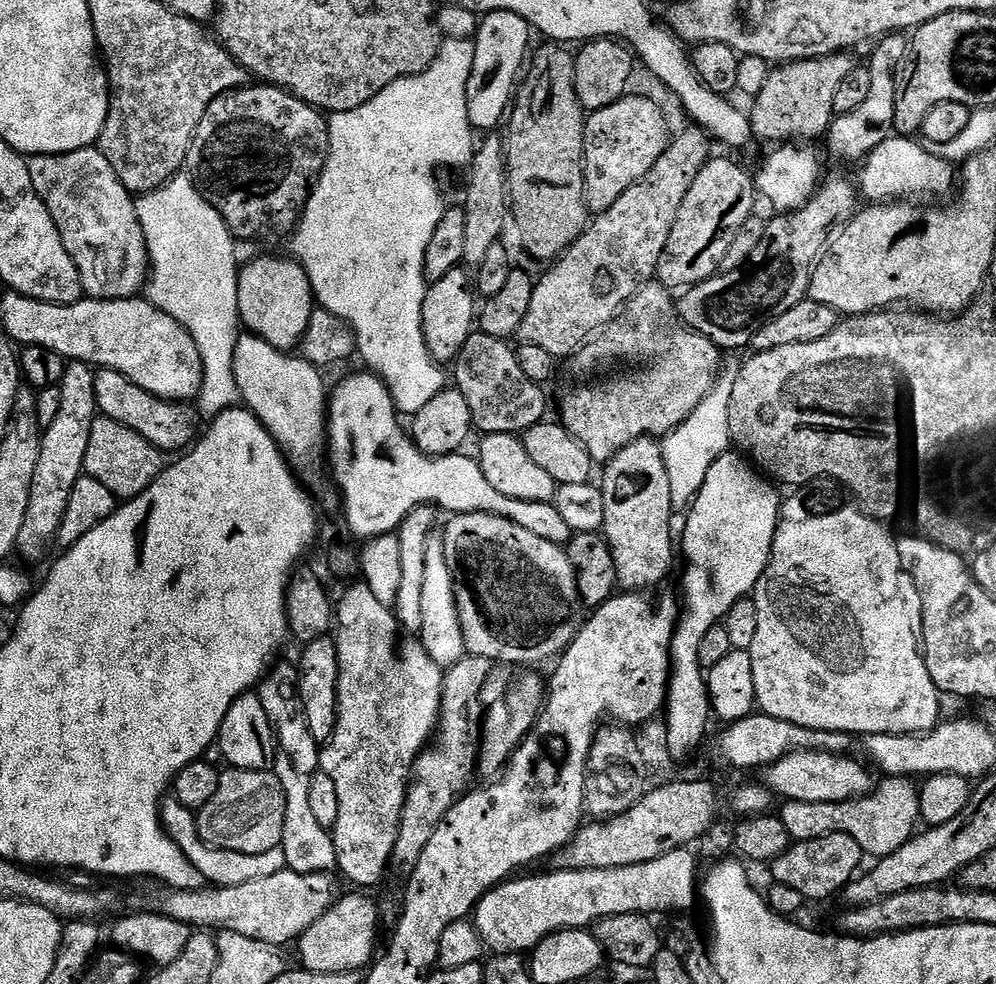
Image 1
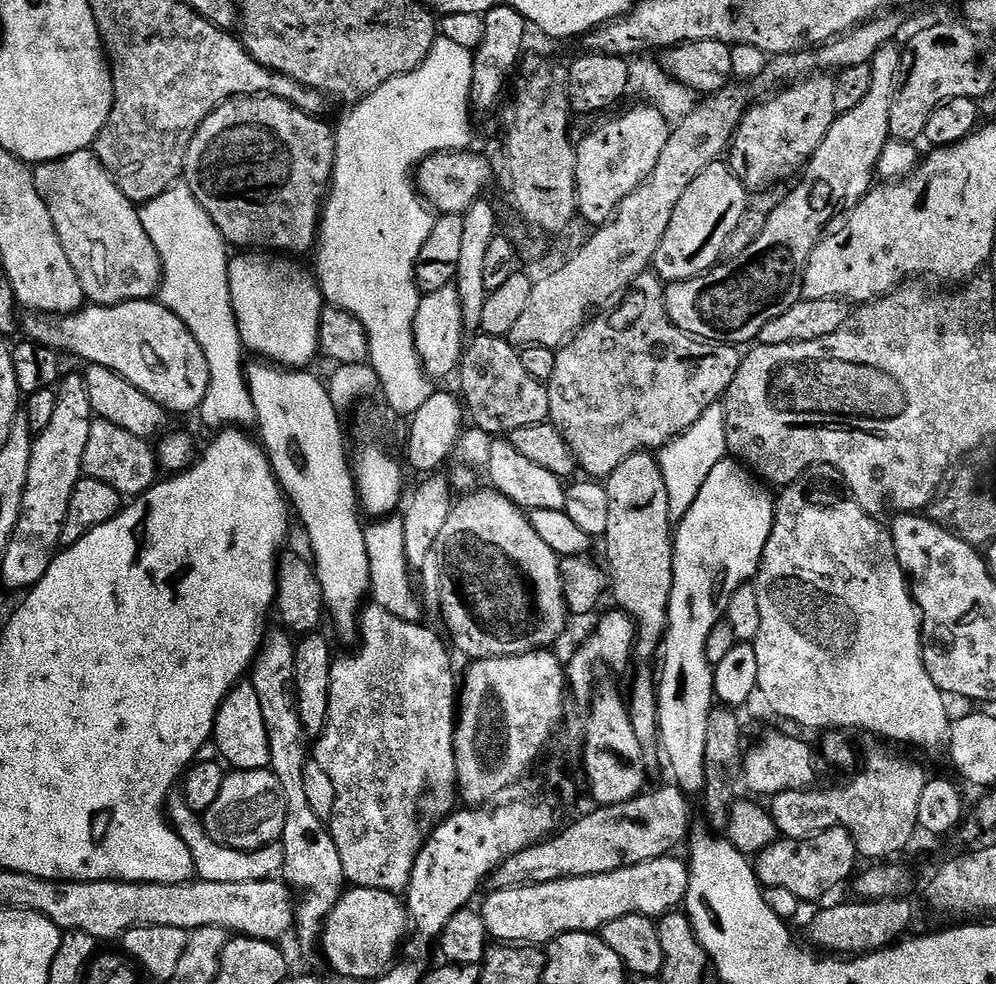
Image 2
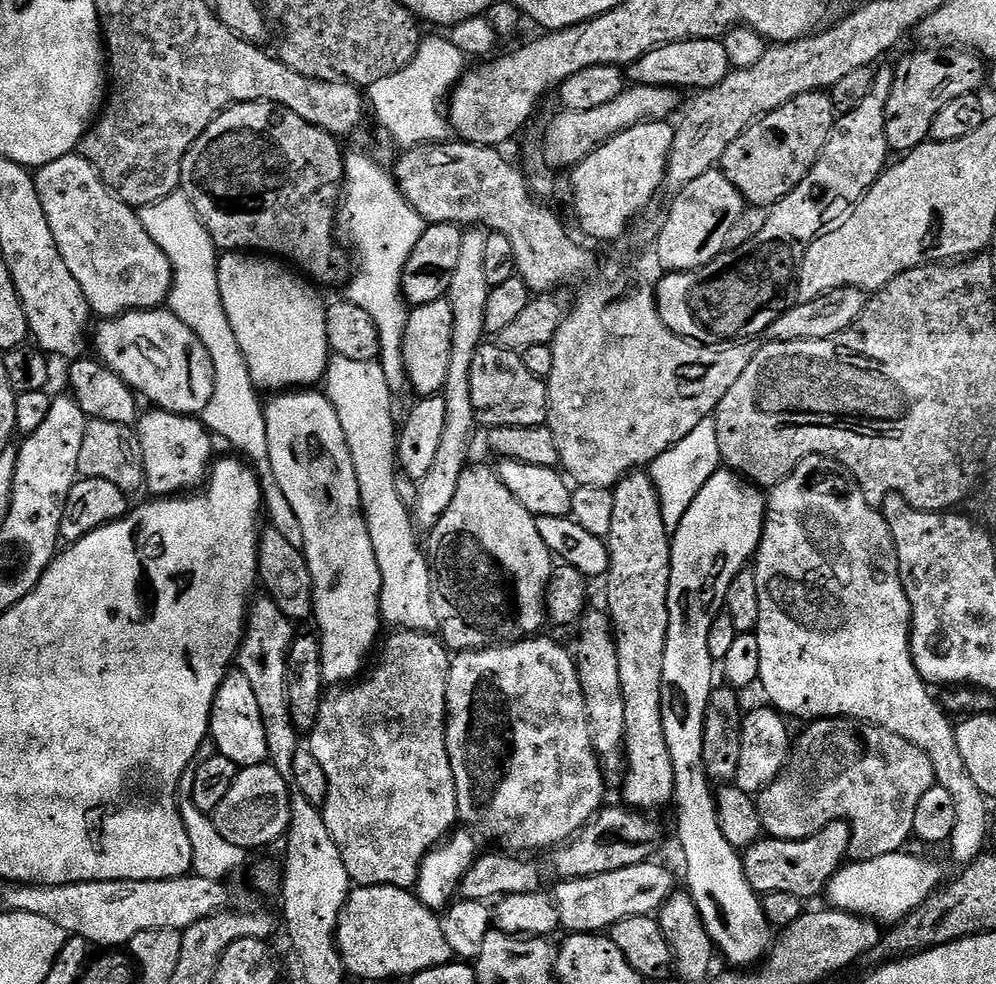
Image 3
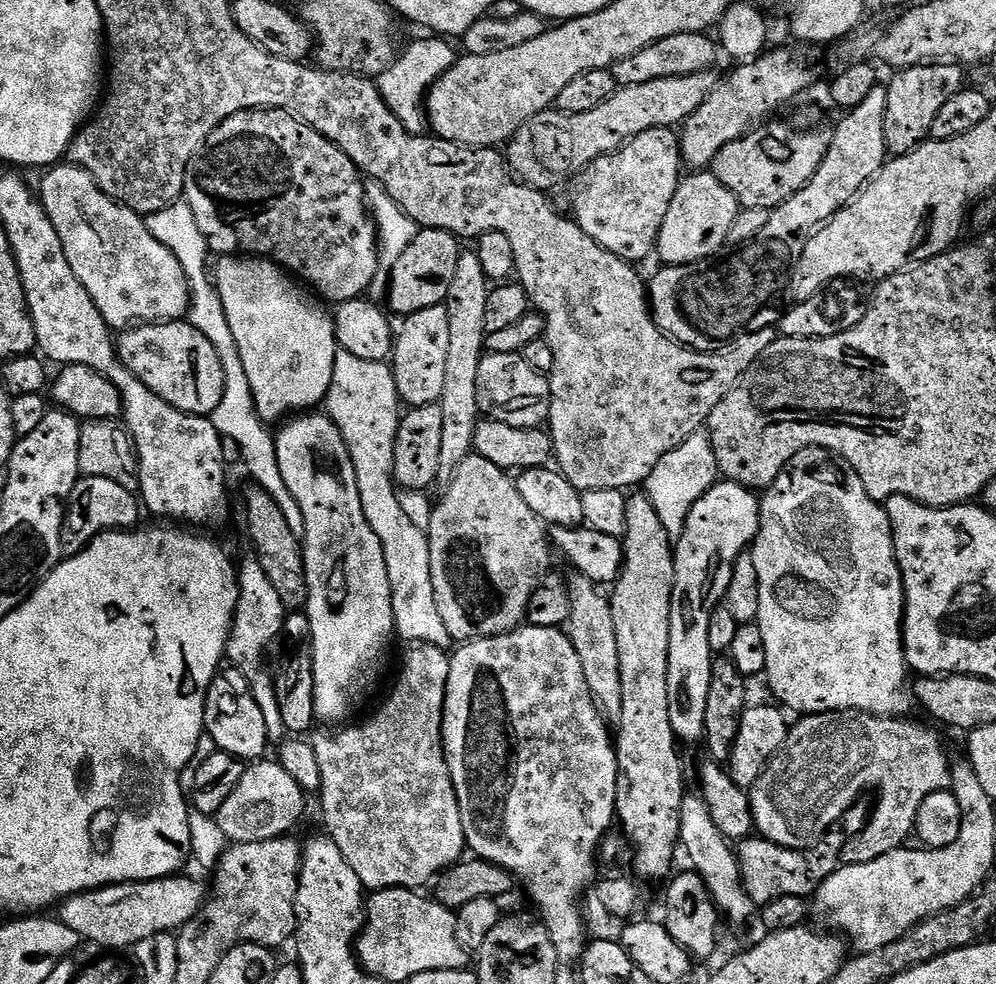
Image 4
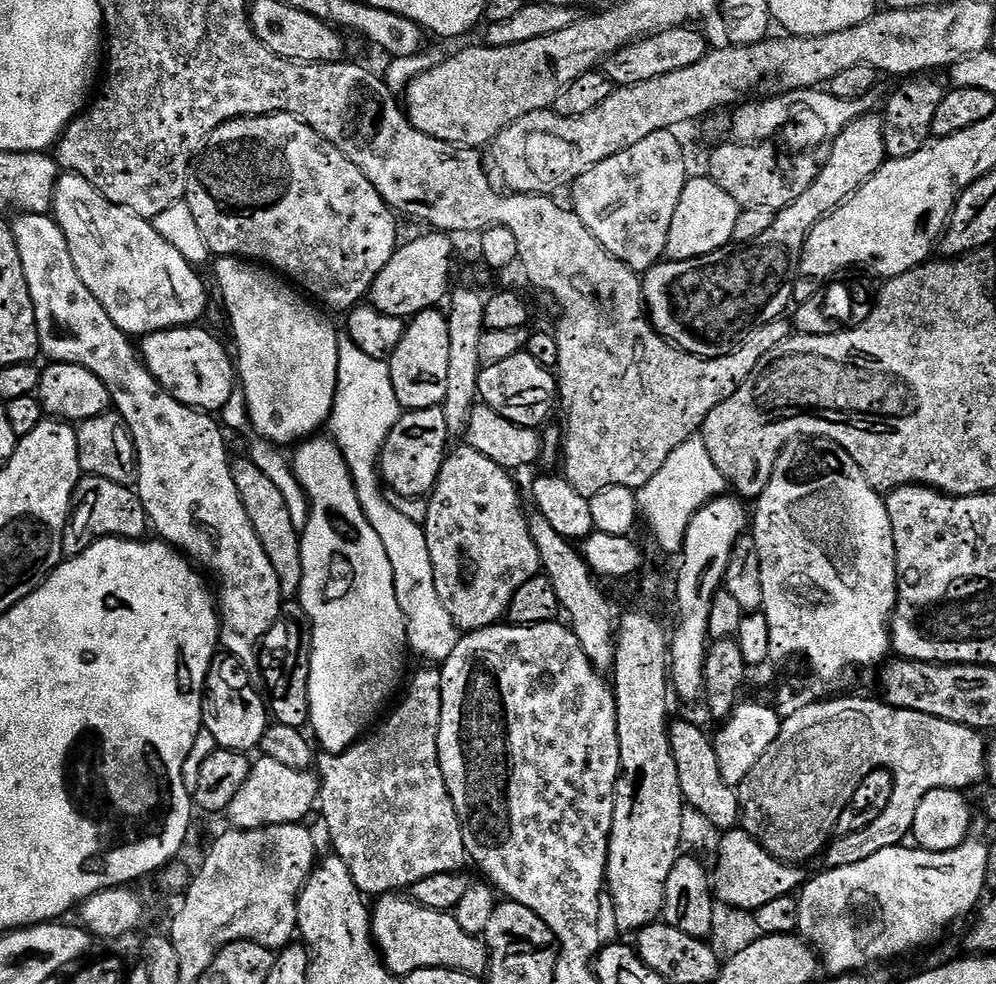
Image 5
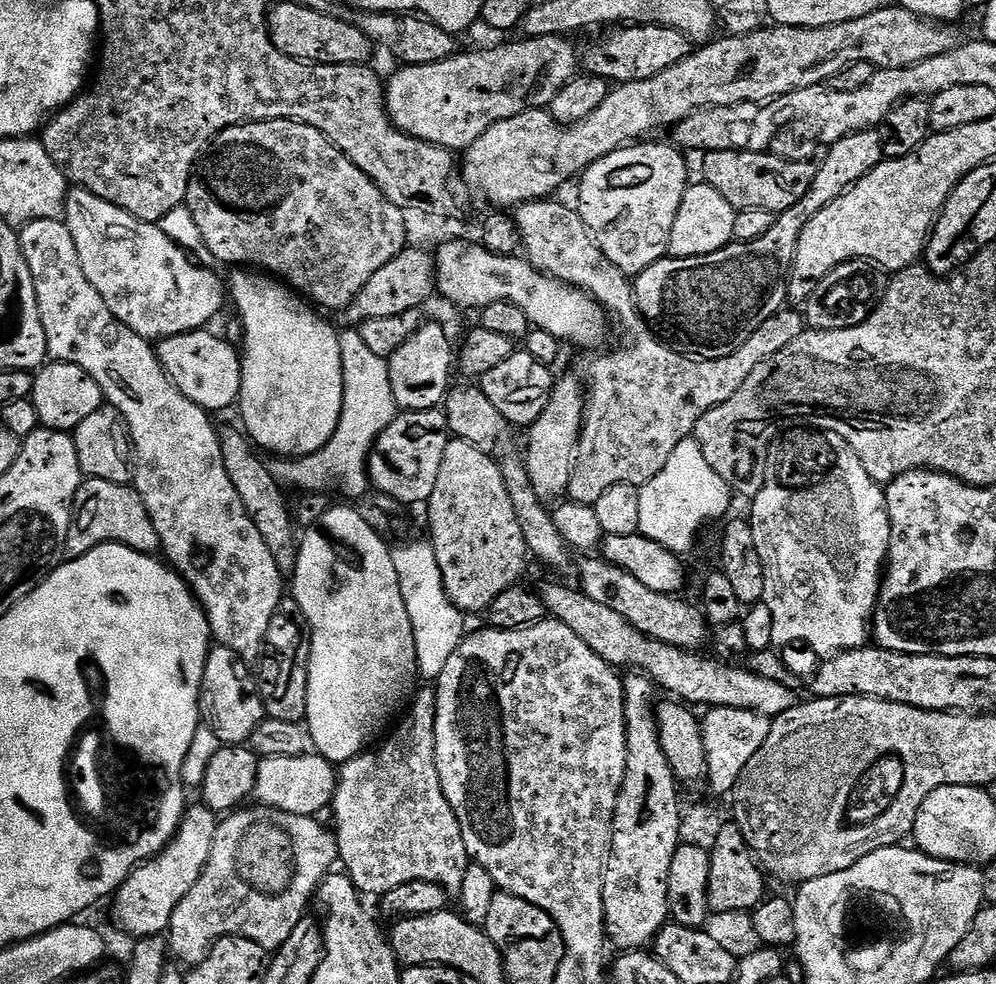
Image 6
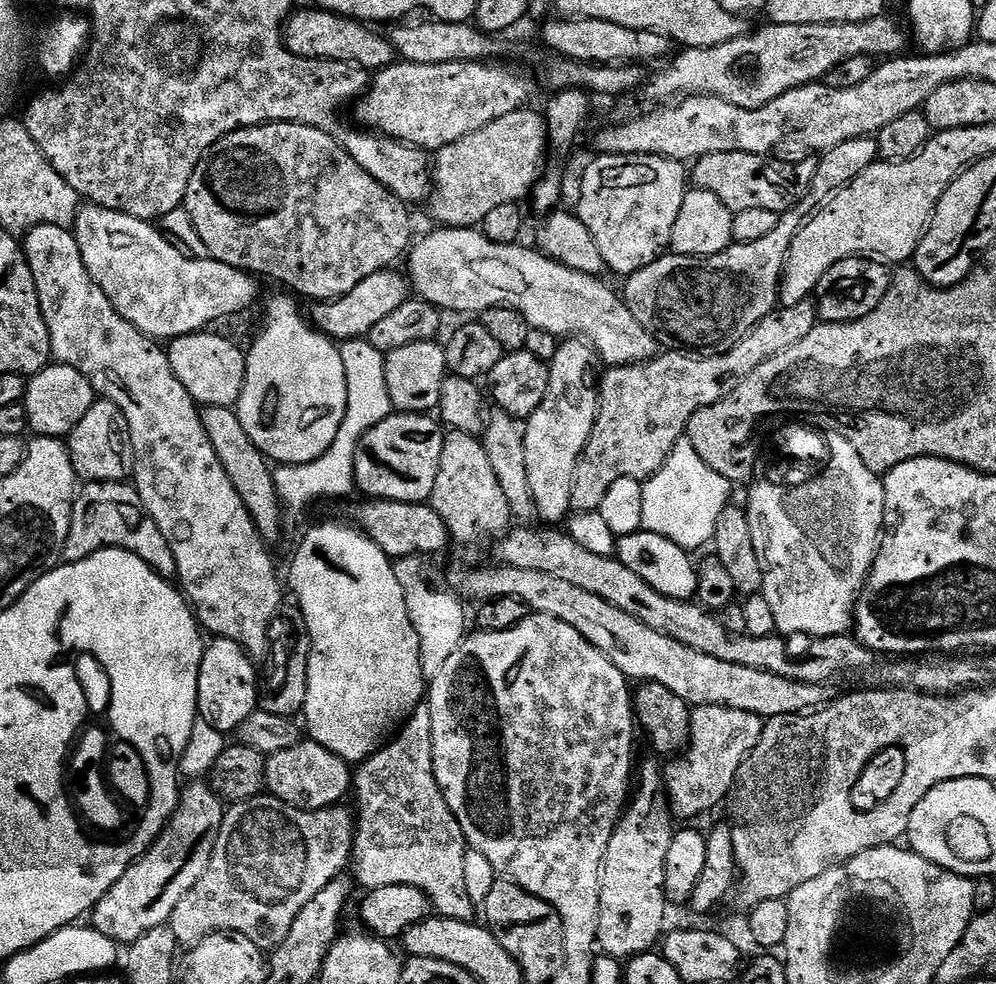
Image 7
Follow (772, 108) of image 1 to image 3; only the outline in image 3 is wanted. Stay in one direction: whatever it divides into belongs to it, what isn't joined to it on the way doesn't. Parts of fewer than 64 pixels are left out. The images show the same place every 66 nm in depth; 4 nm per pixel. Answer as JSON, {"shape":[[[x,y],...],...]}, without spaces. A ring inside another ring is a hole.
{"shape":[[[827,91],[802,94],[796,100],[786,102],[786,106],[778,106],[778,110],[766,114],[762,119],[751,124],[742,135],[734,138],[734,142],[726,146],[726,154],[722,154],[718,165],[719,171],[723,172],[724,177],[735,186],[745,205],[769,209],[782,198],[786,198],[786,194],[795,190],[802,182],[802,178],[806,178],[814,162],[824,153],[824,147],[837,119],[838,114]]]}

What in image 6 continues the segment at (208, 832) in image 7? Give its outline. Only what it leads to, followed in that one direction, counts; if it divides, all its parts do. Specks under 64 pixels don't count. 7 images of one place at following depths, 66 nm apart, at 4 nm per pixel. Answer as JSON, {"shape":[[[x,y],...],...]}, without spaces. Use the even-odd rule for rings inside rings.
{"shape":[[[196,802],[193,808],[191,805],[172,841],[157,856],[135,868],[116,891],[116,920],[132,938],[159,936],[167,929],[178,902],[182,902],[190,886],[198,882],[210,858],[210,846],[214,846],[217,823],[217,813],[205,808],[203,803]]]}

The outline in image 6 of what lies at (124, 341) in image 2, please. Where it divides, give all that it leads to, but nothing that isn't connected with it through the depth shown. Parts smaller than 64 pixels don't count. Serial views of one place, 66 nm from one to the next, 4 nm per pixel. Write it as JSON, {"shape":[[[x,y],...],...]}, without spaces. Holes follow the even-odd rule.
{"shape":[[[197,330],[183,332],[177,336],[168,336],[155,345],[156,356],[164,367],[164,373],[172,379],[172,384],[182,390],[190,402],[204,409],[209,414],[224,412],[235,405],[240,399],[242,386],[241,353],[232,344],[227,344],[220,336],[208,332],[212,330]]]}

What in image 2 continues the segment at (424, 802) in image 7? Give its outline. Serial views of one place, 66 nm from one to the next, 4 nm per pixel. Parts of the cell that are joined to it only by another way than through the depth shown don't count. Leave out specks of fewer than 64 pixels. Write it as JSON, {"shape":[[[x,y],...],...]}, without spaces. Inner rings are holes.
{"shape":[[[369,603],[360,613],[358,621],[358,641],[356,652],[349,656],[337,655],[332,661],[332,677],[330,678],[330,702],[328,703],[328,721],[324,733],[318,737],[314,744],[314,762],[330,774],[334,782],[334,814],[330,821],[330,831],[334,838],[334,846],[338,846],[338,858],[342,858],[342,870],[345,881],[358,888],[373,888],[386,890],[397,894],[403,893],[412,881],[412,871],[416,855],[424,847],[426,828],[420,825],[420,803],[427,792],[432,792],[432,800],[440,812],[449,811],[448,803],[452,796],[457,795],[456,783],[456,726],[458,723],[458,672],[452,669],[452,660],[448,657],[449,647],[440,641],[440,636],[432,628],[427,628],[424,622],[403,620],[390,610],[375,603]]]}

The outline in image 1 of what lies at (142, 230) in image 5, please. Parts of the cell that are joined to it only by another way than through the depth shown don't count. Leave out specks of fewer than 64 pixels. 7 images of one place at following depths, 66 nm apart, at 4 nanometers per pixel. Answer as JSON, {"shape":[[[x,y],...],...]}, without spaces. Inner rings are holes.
{"shape":[[[99,147],[74,150],[61,156],[34,156],[28,160],[28,169],[38,198],[42,198],[50,210],[50,218],[54,218],[54,226],[58,226],[58,234],[62,234],[62,246],[66,246],[66,254],[70,254],[78,270],[85,293],[93,300],[131,300],[139,297],[145,291],[150,275],[142,222],[138,222],[133,193],[122,186],[118,174],[114,174],[114,166],[106,162]]]}

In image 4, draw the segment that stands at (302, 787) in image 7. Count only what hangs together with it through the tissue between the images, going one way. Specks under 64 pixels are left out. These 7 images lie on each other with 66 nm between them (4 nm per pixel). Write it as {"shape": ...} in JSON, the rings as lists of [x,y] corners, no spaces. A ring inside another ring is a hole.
{"shape":[[[261,759],[247,765],[242,782],[234,786],[234,794],[222,802],[215,817],[222,834],[232,844],[264,842],[279,836],[288,836],[291,828],[304,816],[306,793],[286,774],[286,770],[275,759]]]}

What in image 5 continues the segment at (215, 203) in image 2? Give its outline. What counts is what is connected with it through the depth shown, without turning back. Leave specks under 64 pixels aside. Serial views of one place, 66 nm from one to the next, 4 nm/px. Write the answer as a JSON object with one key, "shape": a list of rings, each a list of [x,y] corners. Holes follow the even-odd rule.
{"shape":[[[275,112],[269,116],[244,116],[241,120],[228,120],[214,134],[208,137],[206,147],[195,161],[194,167],[188,173],[188,190],[186,202],[190,206],[190,214],[194,214],[194,222],[198,222],[198,230],[202,230],[202,238],[206,238],[206,246],[213,257],[239,256],[249,262],[255,262],[261,266],[267,266],[275,270],[281,277],[287,278],[297,289],[303,290],[313,301],[319,302],[325,309],[333,308],[341,314],[357,307],[360,300],[369,295],[372,290],[374,278],[382,274],[382,266],[390,262],[390,258],[396,253],[398,239],[396,240],[397,213],[393,212],[388,204],[370,186],[370,178],[338,150],[322,134],[318,134],[306,122],[302,122],[297,116],[291,116],[285,112]]]}

